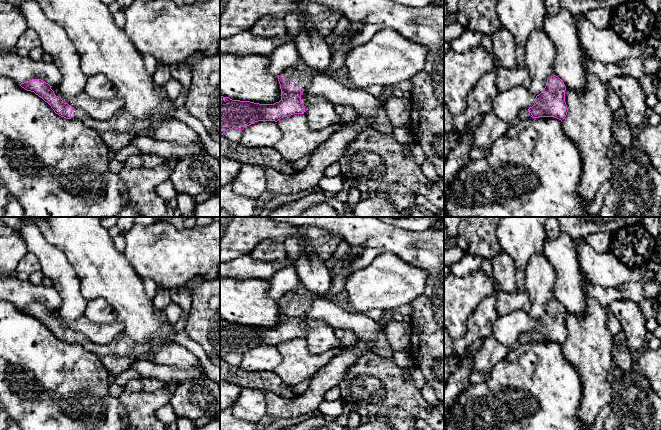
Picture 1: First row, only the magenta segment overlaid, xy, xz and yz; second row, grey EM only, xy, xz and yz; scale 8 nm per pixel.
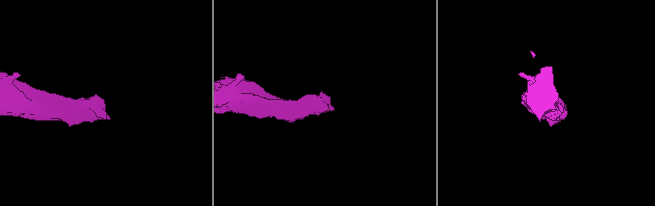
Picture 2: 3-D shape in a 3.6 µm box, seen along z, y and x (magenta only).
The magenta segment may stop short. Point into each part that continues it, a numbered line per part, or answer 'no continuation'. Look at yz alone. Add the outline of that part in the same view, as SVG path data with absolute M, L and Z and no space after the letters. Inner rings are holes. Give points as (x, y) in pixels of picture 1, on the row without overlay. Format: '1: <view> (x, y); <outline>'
1: yz (525, 338); M524 333L520 338L520 343L531 342L531 337L528 336L528 333Z

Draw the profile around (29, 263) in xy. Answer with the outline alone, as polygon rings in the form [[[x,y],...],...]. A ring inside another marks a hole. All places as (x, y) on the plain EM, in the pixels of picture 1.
[[[28,252],[18,263],[16,271],[31,274],[41,269],[39,259],[35,254]]]

